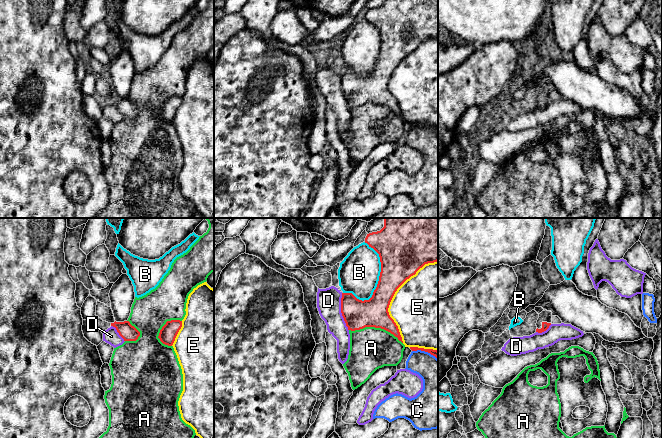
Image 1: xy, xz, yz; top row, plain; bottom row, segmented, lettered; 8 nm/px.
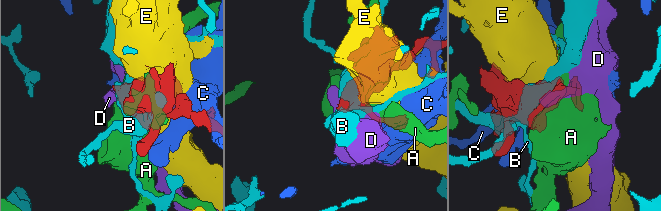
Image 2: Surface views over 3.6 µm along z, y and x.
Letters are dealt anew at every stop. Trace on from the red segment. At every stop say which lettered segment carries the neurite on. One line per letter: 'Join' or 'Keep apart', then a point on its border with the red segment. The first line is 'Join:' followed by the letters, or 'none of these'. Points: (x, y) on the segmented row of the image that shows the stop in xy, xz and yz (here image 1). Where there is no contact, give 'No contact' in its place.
Join: none of these
A: Keep apart. Touches red at xz (376, 327)
B: Keep apart. Touches red at xz (380, 273)
C: Keep apart. Touches red at xz (425, 351)
D: Keep apart. Touches red at xz (341, 312)
E: Keep apart. Touches red at xz (393, 295)

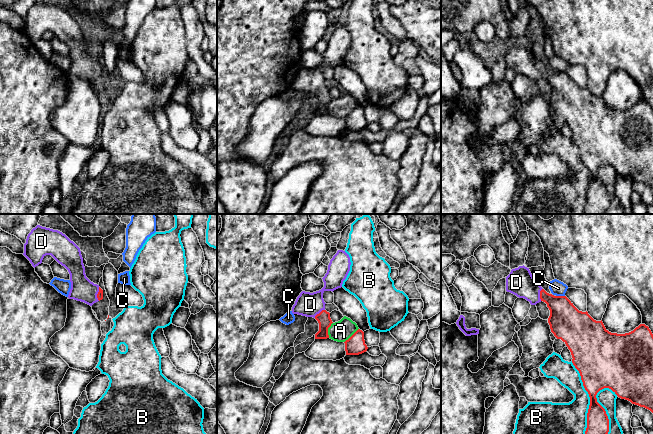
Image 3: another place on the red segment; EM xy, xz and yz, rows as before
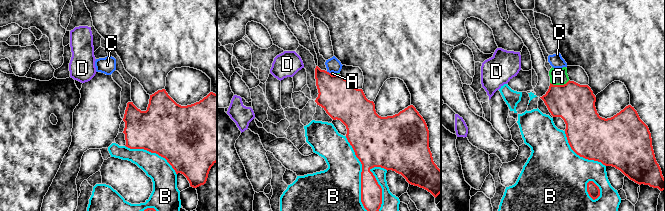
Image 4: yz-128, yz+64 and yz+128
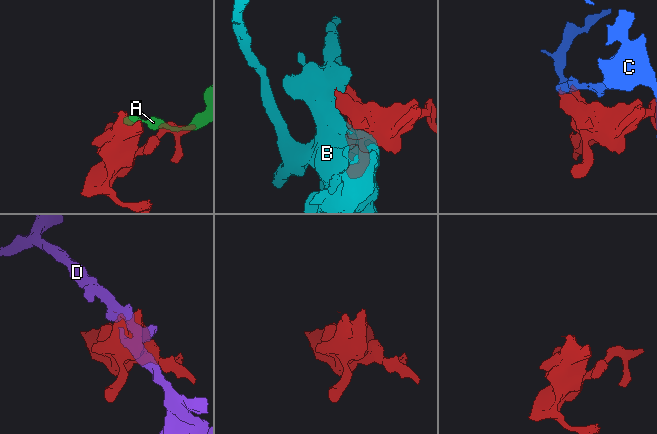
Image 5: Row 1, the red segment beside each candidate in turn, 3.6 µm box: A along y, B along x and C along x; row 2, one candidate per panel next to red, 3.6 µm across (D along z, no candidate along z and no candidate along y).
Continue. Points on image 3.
Join: D
A: Keep apart. Touches red at xz (327, 330)
B: Keep apart. Touches red at yz (589, 396)
C: Keep apart. Touches red at yz (560, 296)
D: Join. Touches red at yz (540, 294)

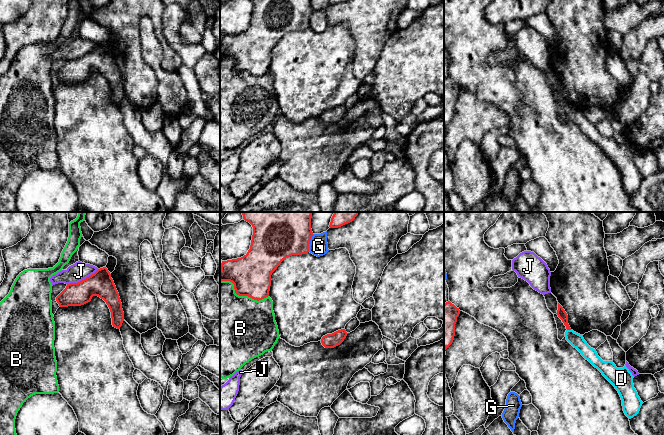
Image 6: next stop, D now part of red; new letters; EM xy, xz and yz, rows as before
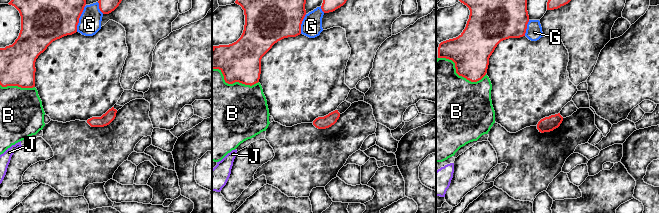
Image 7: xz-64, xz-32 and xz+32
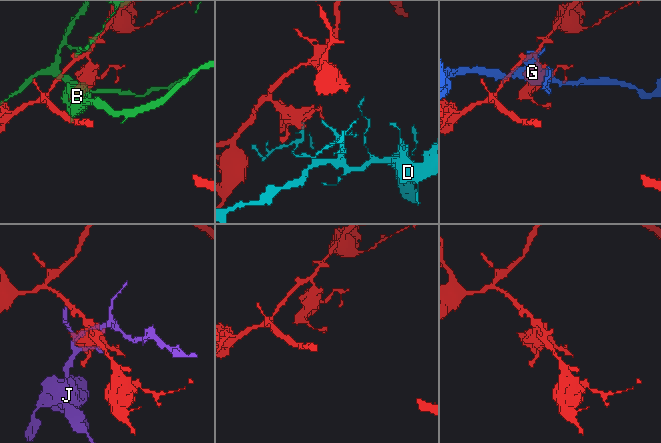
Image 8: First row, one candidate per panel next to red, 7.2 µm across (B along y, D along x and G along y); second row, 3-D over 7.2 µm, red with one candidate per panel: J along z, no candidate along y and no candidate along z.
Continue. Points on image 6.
Join: none of these
B: Keep apart. Touches red at xz (241, 295)
D: Keep apart. Touches red at yz (569, 329)
G: Keep apart. Touches red at xz (309, 243)
J: Keep apart. Touches red at xy (82, 280)

